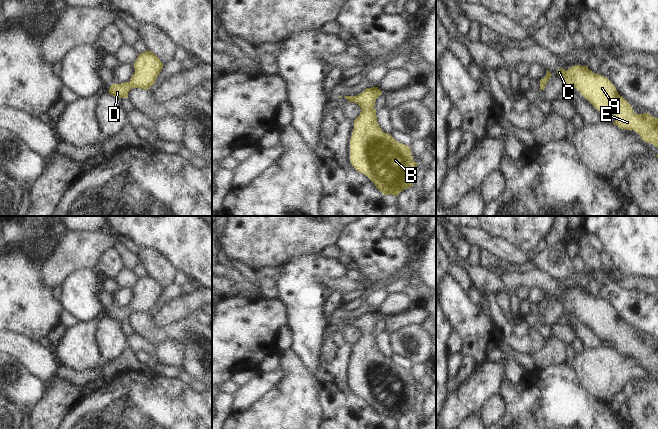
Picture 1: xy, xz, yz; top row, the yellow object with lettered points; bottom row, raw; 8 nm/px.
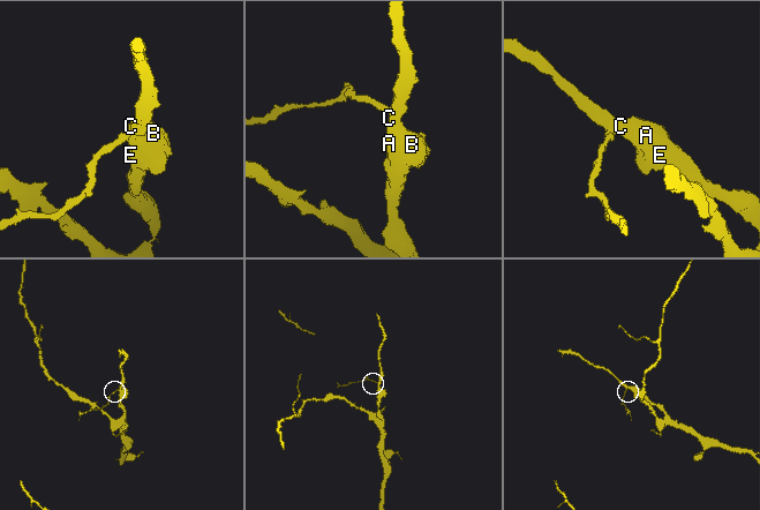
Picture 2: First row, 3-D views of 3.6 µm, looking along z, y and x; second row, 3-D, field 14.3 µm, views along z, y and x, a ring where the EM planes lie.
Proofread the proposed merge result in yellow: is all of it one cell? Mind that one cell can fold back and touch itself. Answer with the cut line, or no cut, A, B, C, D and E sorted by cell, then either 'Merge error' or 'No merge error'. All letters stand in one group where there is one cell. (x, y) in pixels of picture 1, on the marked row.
No split. Groups: A B C D E. No merge error.

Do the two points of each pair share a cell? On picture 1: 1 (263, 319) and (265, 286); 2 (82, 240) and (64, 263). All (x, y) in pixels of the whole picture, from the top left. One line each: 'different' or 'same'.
1: different
2: same

